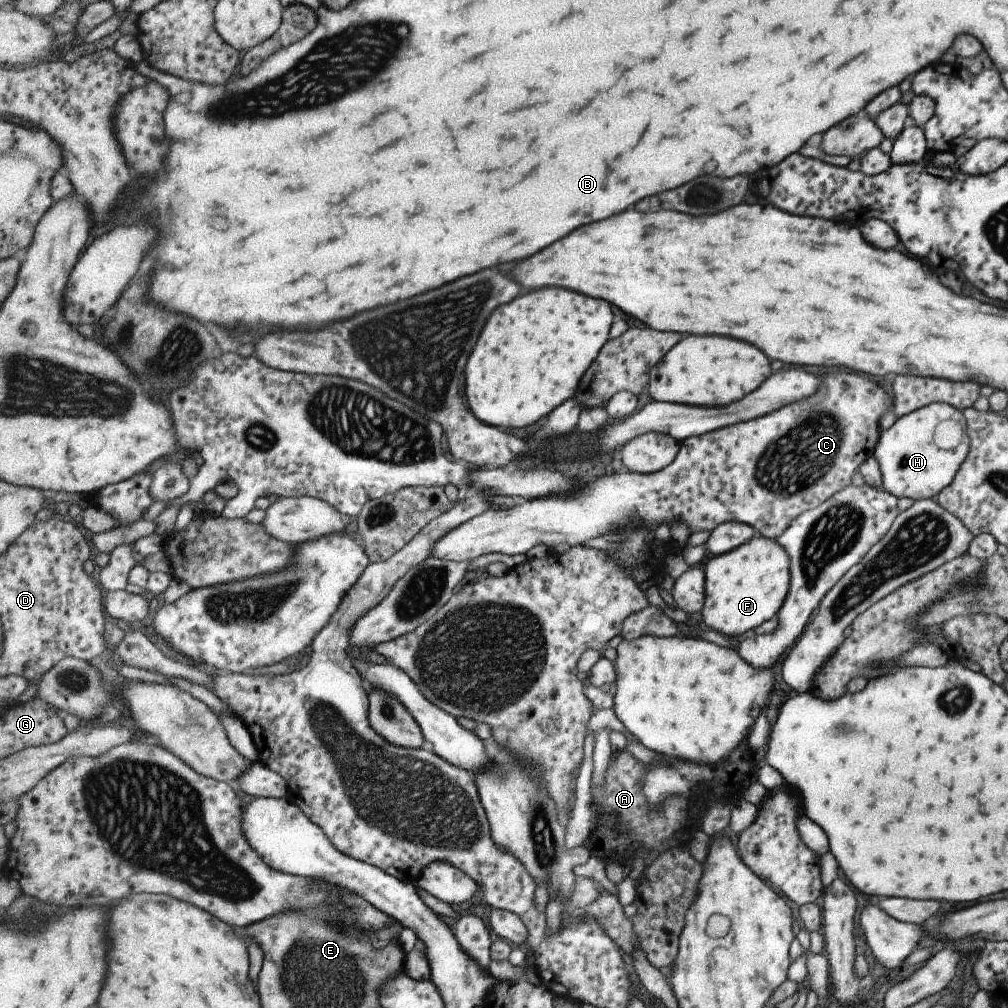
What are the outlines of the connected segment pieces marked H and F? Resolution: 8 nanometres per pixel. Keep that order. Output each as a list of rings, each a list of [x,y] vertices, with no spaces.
[[[930,403],[899,416],[889,428],[880,430],[873,457],[881,474],[881,488],[896,499],[930,499],[953,480],[959,464],[969,453],[966,421],[945,403]]]
[[[755,534],[749,542],[723,555],[715,555],[705,564],[706,600],[701,610],[707,627],[728,638],[755,630],[762,623],[773,619],[791,587],[791,562],[788,554],[773,539]]]

